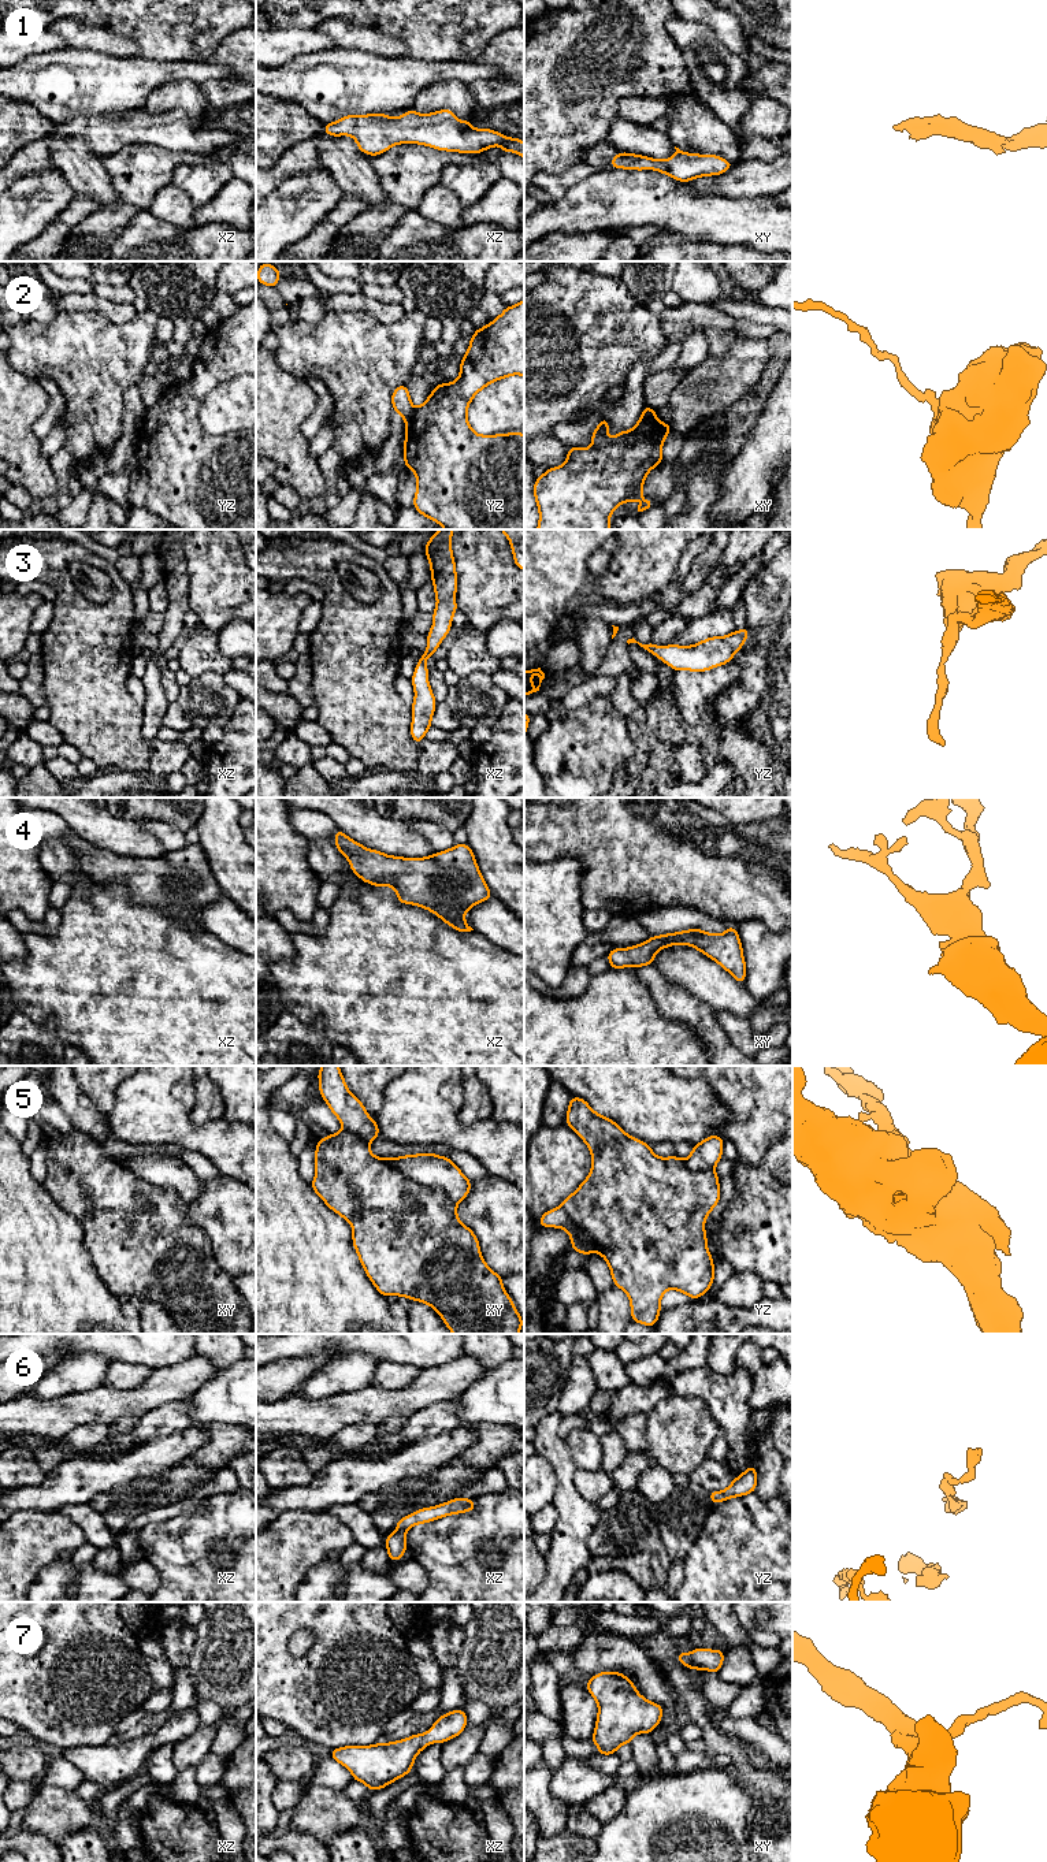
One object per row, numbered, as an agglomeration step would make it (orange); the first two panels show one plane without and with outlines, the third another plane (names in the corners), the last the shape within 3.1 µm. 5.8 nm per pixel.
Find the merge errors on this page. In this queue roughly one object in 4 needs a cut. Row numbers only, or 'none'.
2, 5

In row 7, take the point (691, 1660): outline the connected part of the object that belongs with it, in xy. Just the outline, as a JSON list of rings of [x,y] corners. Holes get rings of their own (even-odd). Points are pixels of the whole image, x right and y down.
[[[698,1647],[693,1653],[680,1651],[677,1661],[690,1669],[705,1669],[717,1675],[720,1666],[724,1662],[724,1650],[709,1650]]]

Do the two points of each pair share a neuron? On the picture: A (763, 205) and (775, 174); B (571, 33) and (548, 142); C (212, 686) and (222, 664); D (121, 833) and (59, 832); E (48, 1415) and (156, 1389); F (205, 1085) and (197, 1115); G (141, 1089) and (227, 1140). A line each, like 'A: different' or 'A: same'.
A: different
B: same
C: different
D: different
E: same
F: same
G: same

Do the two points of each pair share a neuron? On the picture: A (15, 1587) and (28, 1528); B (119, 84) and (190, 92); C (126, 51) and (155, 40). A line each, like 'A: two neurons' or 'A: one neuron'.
A: one neuron
B: two neurons
C: two neurons

